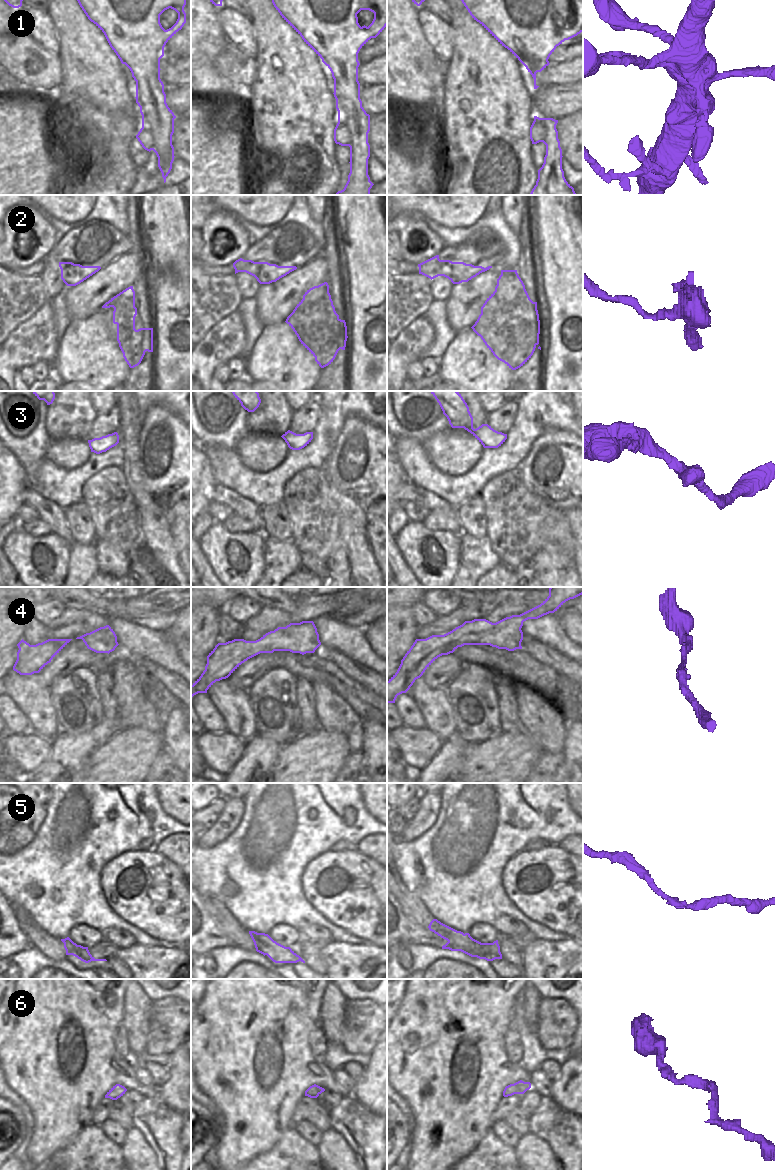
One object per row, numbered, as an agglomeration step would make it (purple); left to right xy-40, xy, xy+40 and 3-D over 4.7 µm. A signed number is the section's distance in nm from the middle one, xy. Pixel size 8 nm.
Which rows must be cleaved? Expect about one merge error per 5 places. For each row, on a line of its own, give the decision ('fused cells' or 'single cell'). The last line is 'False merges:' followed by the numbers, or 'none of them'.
1: single cell
2: fused cells
3: single cell
4: single cell
5: fused cells
6: single cell
False merges: 2, 5

